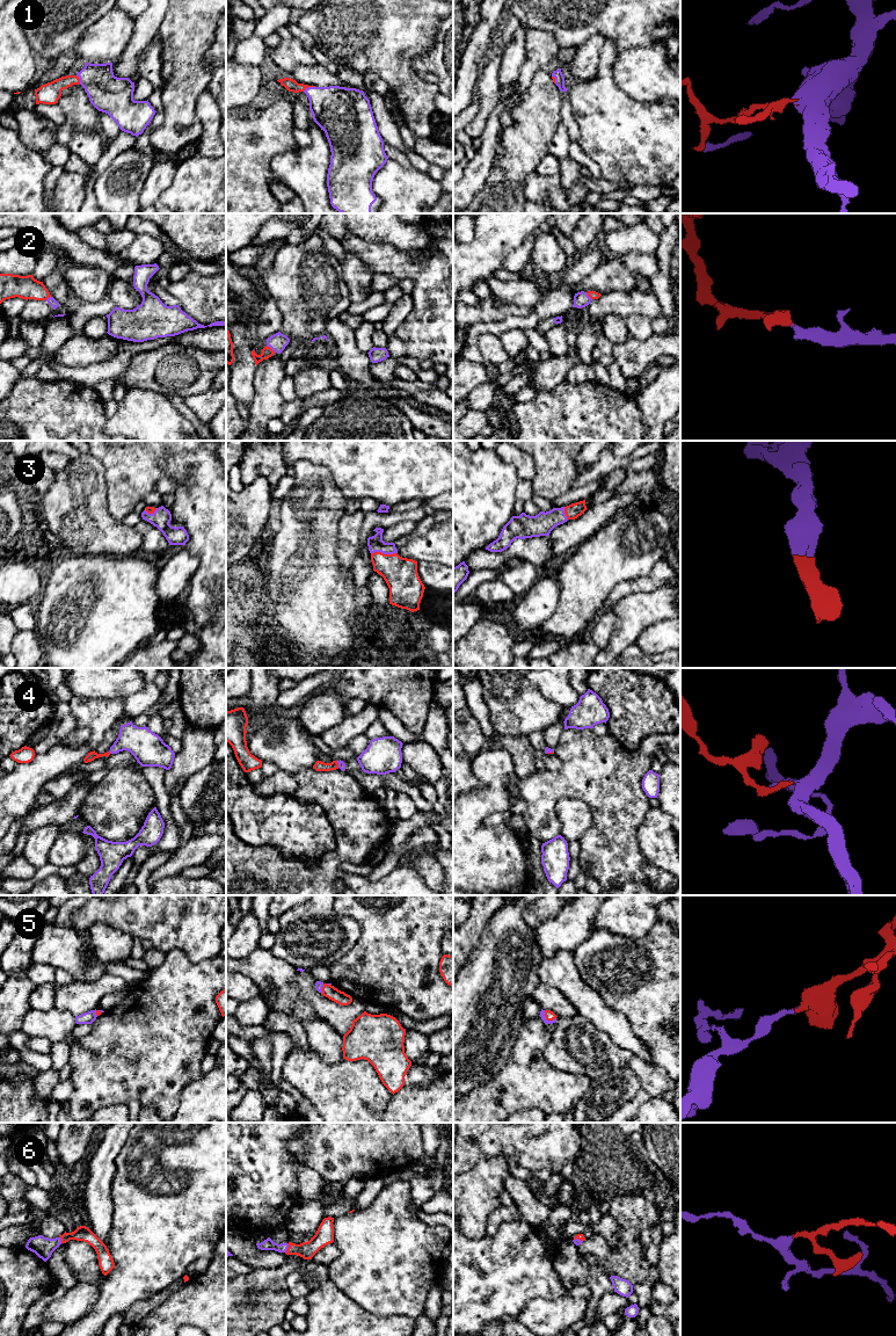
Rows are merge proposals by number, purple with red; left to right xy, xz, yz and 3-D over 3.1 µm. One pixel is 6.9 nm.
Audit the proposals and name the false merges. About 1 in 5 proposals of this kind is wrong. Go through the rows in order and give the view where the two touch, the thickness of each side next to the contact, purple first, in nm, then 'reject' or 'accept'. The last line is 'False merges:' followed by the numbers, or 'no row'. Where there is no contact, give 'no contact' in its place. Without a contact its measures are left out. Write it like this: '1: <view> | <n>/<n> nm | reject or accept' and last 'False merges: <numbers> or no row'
1: xz | 320/90 nm | accept
2: xz | 120/80 nm | accept
3: xz | 110/220 nm | accept
4: xy | 220/60 nm | accept
5: yz | 40/70 nm | accept
6: xz | 80/120 nm | accept
False merges: no row

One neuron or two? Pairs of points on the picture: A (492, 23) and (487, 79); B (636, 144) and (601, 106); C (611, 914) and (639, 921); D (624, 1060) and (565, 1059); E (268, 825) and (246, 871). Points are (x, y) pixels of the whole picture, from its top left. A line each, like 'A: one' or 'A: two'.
A: two
B: one
C: one
D: one
E: two

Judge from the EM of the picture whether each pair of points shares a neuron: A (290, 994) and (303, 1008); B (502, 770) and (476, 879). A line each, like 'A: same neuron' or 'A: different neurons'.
A: same neuron
B: same neuron

